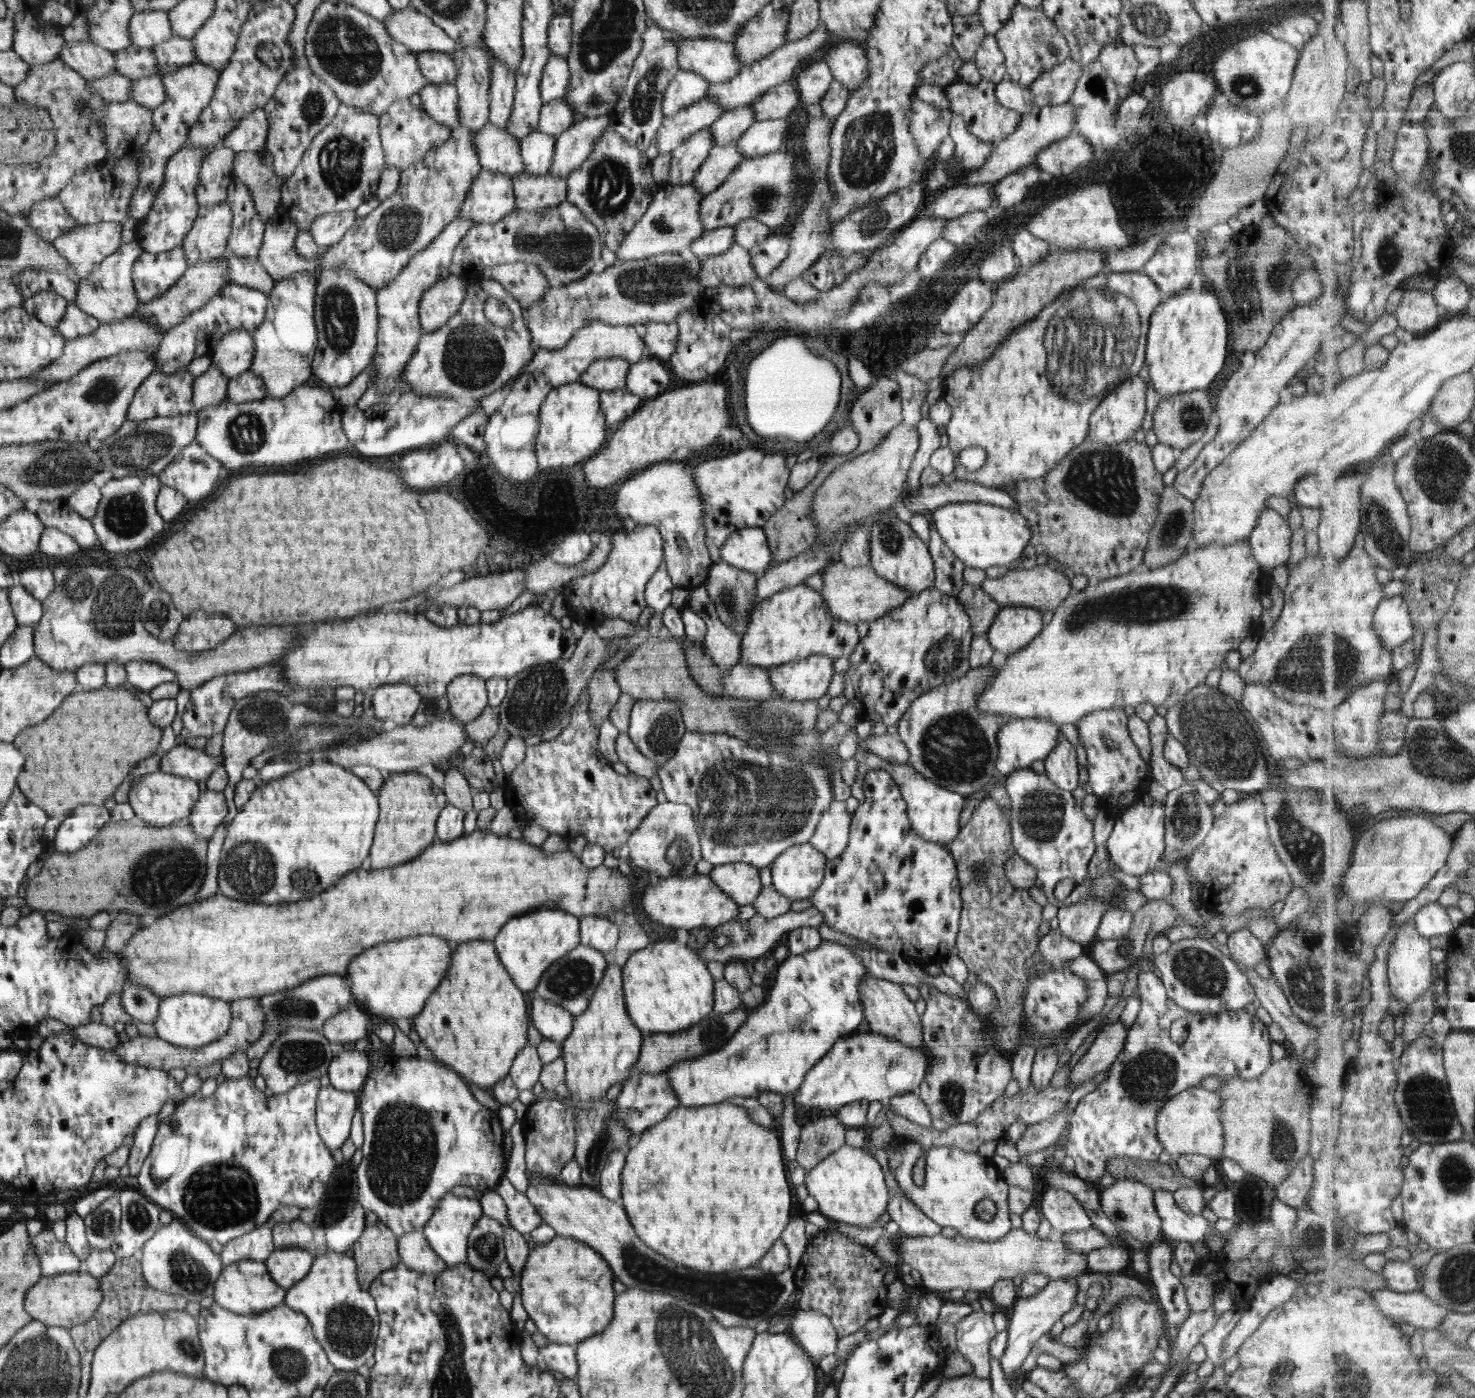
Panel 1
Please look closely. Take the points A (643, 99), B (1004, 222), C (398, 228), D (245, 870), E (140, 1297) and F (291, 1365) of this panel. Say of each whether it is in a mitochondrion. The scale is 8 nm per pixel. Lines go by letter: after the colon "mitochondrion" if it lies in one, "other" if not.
A: mitochondrion
B: other
C: mitochondrion
D: mitochondrion
E: other
F: mitochondrion

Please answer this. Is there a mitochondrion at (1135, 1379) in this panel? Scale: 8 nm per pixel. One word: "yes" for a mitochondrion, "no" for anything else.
no

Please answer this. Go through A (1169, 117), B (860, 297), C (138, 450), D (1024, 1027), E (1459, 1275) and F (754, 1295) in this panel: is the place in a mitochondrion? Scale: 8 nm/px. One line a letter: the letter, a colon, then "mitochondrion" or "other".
A: other
B: other
C: mitochondrion
D: other
E: mitochondrion
F: mitochondrion

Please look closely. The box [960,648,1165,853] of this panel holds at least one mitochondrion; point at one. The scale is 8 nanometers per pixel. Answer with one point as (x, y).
(1042, 812)

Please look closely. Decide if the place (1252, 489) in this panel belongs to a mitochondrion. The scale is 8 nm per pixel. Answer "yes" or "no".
no

